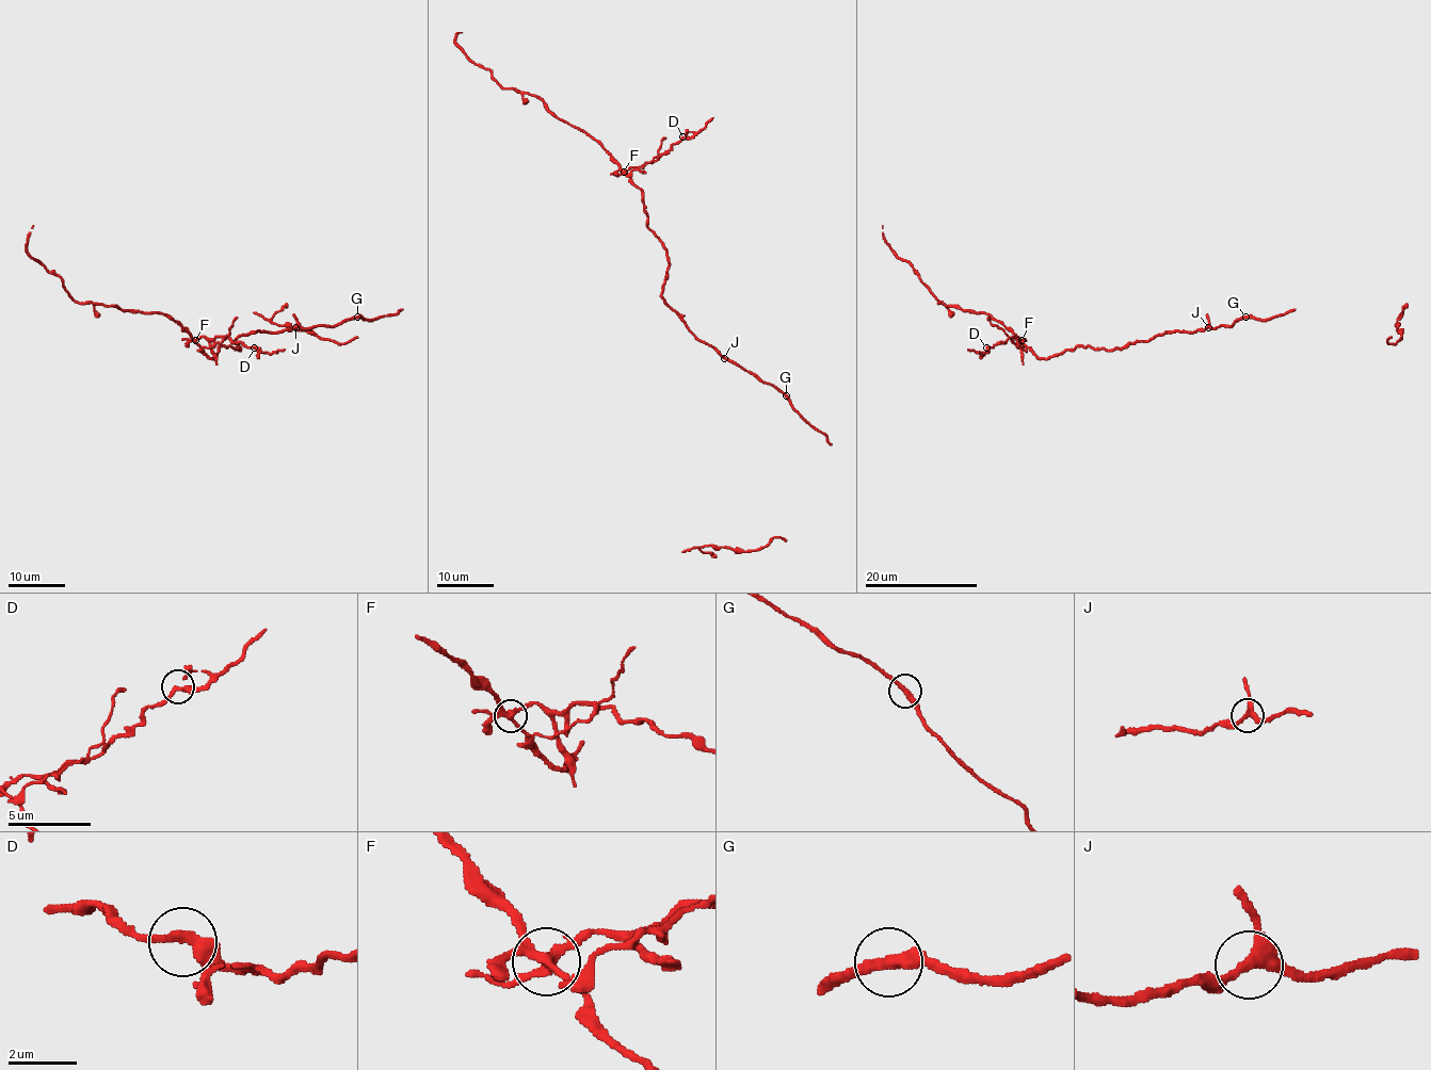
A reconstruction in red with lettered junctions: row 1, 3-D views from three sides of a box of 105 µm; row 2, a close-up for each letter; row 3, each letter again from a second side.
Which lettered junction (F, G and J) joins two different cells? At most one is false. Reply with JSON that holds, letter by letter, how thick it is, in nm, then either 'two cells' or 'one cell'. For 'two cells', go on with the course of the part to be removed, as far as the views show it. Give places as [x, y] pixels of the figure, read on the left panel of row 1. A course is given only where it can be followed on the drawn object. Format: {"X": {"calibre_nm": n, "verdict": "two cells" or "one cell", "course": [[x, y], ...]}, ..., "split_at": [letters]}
{"F": {"calibre_nm": 280, "verdict": "two cells", "course": [[195, 341], [204, 337], [227, 337], [234, 342], [266, 352], [284, 350]]}, "G": {"calibre_nm": 320, "verdict": "one cell"}, "J": {"calibre_nm": 260, "verdict": "one cell"}, "split_at": ["F"]}

